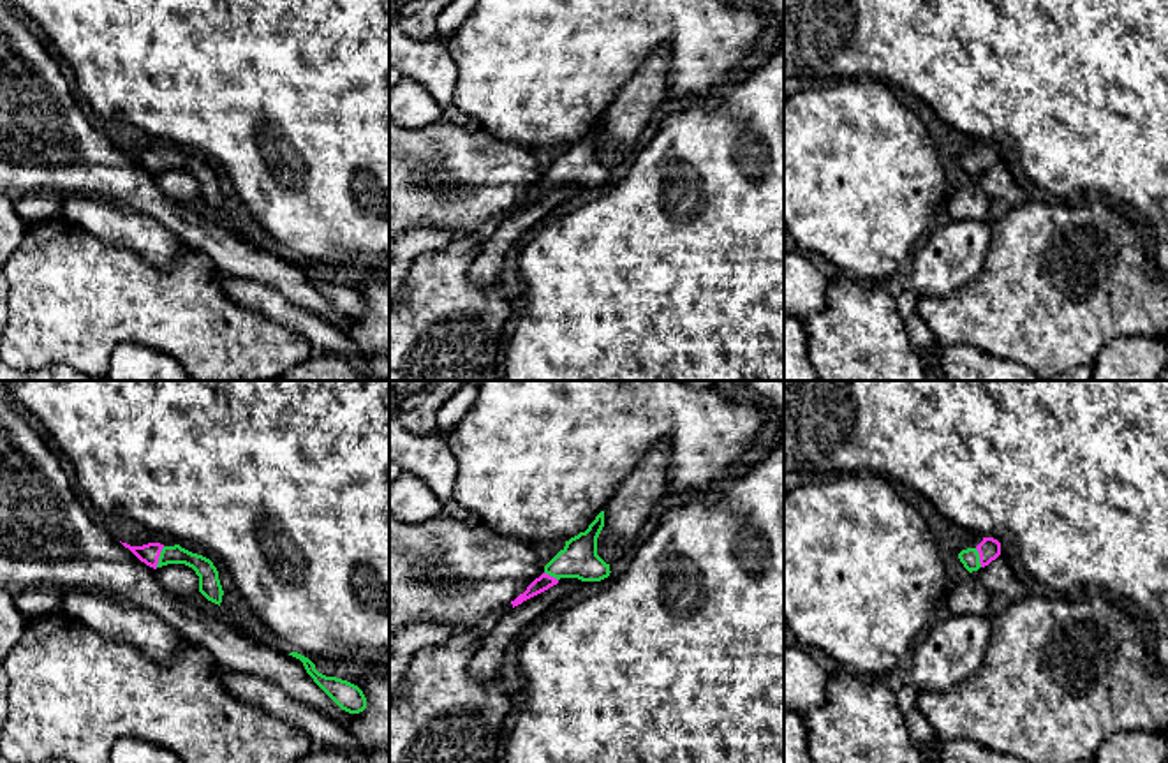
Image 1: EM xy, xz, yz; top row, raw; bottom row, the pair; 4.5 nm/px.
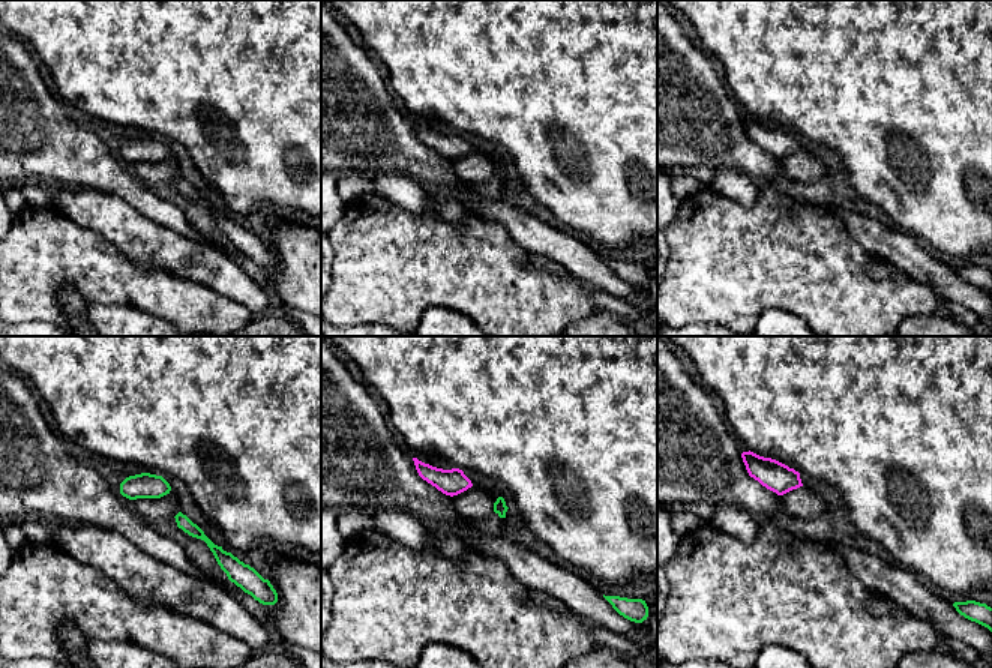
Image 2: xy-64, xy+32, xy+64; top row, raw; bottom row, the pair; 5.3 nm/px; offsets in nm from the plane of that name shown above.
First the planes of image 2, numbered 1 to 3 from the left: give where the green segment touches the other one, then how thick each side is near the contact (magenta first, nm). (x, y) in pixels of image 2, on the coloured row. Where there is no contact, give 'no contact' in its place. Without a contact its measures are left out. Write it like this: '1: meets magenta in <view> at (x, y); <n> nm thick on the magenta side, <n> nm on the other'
1: no contact
2: no contact
3: no contact

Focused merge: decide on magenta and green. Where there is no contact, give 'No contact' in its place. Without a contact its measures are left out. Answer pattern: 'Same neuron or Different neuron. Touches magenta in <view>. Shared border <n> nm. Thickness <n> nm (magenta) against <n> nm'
Same neuron. Touches magenta in xy. Shared border 100 nm. Thickness 90 nm (magenta) against 100 nm

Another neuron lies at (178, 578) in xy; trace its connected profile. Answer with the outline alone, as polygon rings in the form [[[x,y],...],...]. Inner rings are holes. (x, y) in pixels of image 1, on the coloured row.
[[[167,564],[155,569],[159,583],[178,597],[190,597],[199,590],[199,576],[185,564]]]

